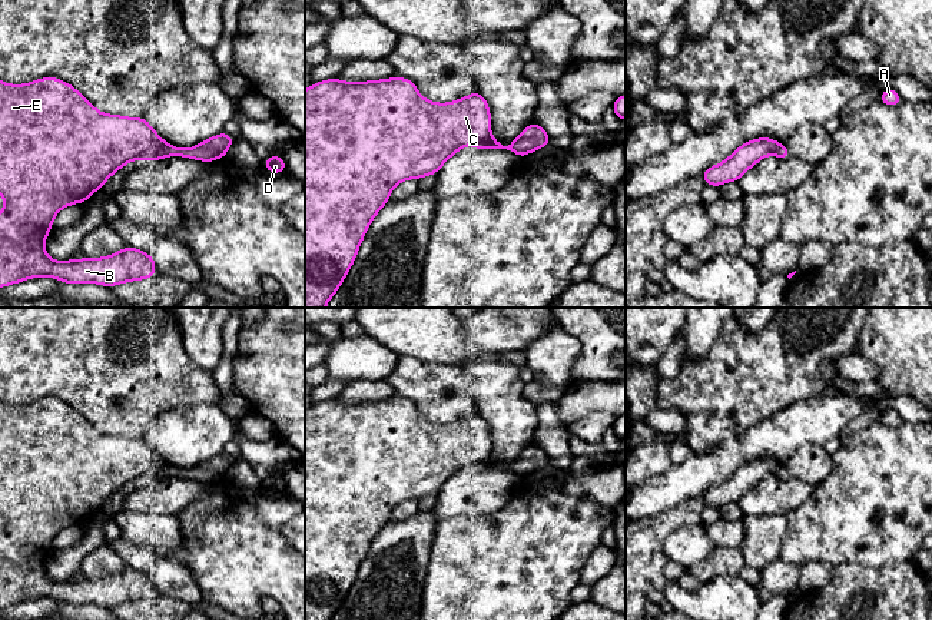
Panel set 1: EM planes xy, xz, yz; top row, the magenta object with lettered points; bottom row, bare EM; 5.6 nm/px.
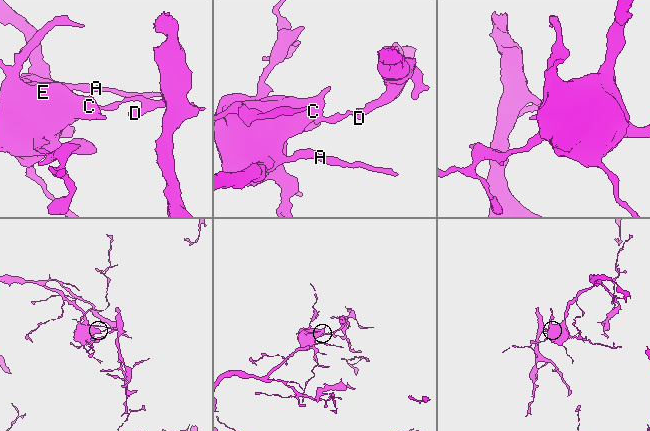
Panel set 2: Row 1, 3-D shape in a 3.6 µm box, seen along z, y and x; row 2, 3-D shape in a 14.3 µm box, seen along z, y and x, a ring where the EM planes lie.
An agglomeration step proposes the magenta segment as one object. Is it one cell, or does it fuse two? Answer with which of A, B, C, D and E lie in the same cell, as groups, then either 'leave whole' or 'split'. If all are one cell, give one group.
A B C E / D | split

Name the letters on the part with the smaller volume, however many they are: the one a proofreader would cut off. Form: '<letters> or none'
D

